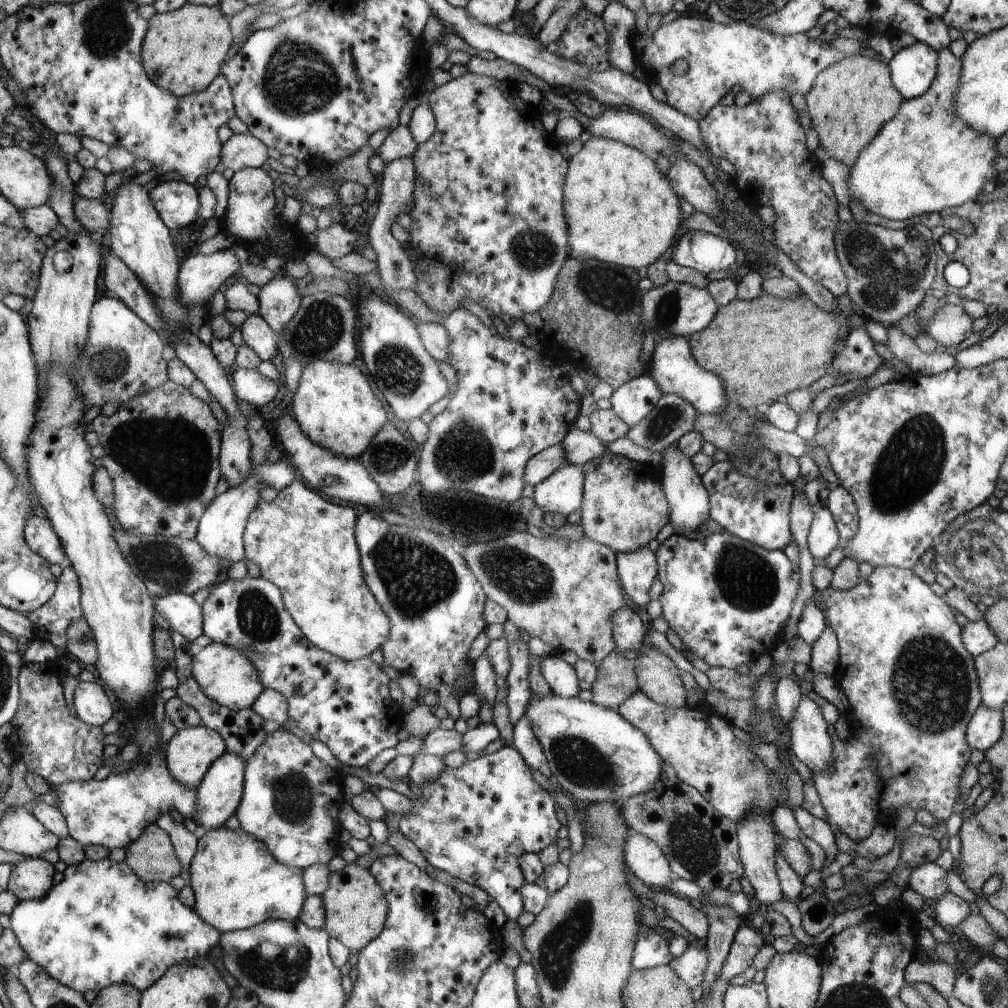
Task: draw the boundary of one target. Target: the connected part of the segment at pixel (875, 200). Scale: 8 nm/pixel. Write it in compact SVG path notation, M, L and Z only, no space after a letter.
M949 48L937 53L937 78L929 89L929 95L925 94L910 101L904 100L898 114L882 126L866 148L862 148L854 166L849 170L850 196L856 198L860 206L866 206L868 212L874 212L883 218L904 220L920 214L940 214L946 208L956 208L966 202L976 201L984 184L992 178L998 178L998 172L994 168L999 154L996 140L992 136L974 132L974 128L958 120L960 116L954 108L954 96L962 74L961 60L958 60Z

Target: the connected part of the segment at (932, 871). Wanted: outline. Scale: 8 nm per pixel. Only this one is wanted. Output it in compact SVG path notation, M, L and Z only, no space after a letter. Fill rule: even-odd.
M935 862L922 864L911 872L908 888L920 894L924 900L936 901L949 891L946 873Z

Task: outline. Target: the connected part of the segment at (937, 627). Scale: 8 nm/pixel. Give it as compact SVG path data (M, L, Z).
M893 565L878 566L873 568L873 572L864 580L859 582L851 590L837 590L836 588L826 588L822 591L822 602L824 602L825 622L836 632L838 638L839 656L838 670L834 674L833 680L840 686L842 692L850 702L850 712L859 718L856 730L851 731L851 736L847 740L834 738L834 760L828 768L824 770L811 770L812 783L820 802L826 811L826 820L830 824L833 832L844 834L846 838L860 843L872 834L876 825L887 823L898 819L896 812L907 804L911 810L924 808L934 819L947 821L952 816L952 808L957 803L958 782L962 778L962 772L970 761L970 746L966 742L966 728L968 722L974 716L974 712L981 706L980 690L978 688L978 678L974 668L974 659L966 651L962 642L961 627L956 622L954 612L948 607L945 600L932 592L930 585L926 584L920 577L916 576L911 570L897 568Z

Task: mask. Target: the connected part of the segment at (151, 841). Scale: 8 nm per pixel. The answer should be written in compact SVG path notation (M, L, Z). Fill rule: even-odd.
M155 823L150 824L137 840L126 846L125 864L146 883L169 883L174 877L188 875L182 870L170 838Z

